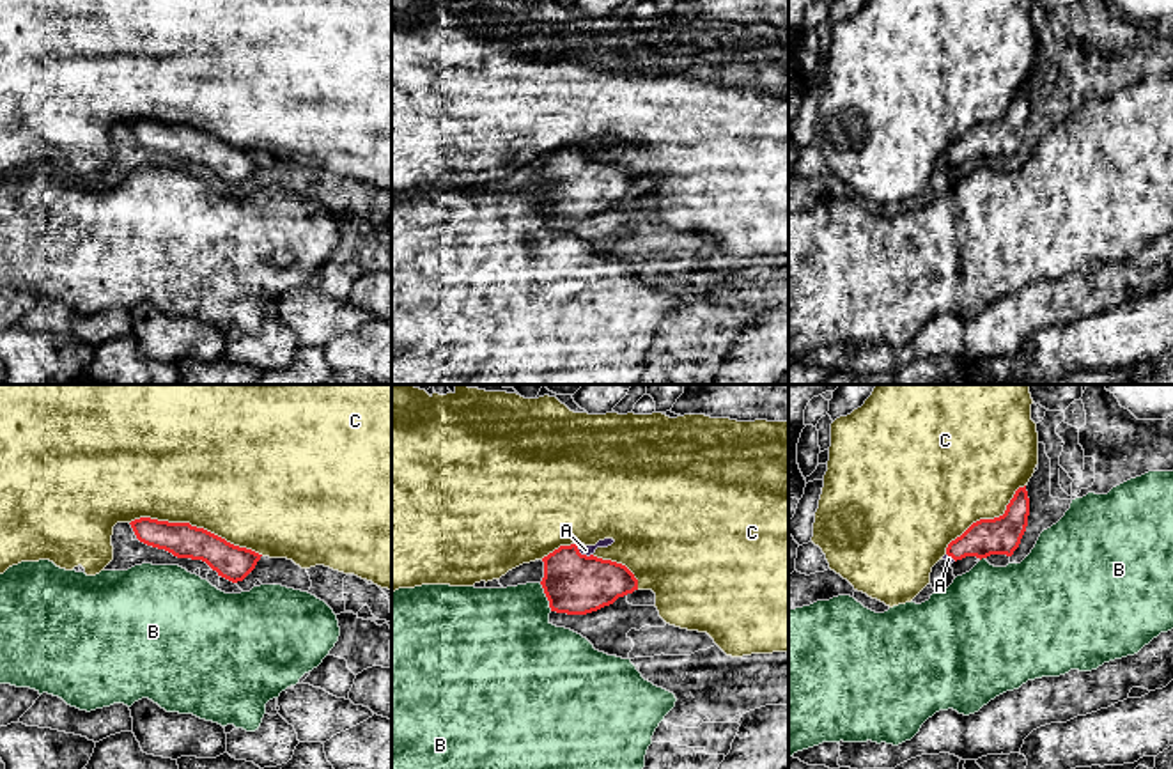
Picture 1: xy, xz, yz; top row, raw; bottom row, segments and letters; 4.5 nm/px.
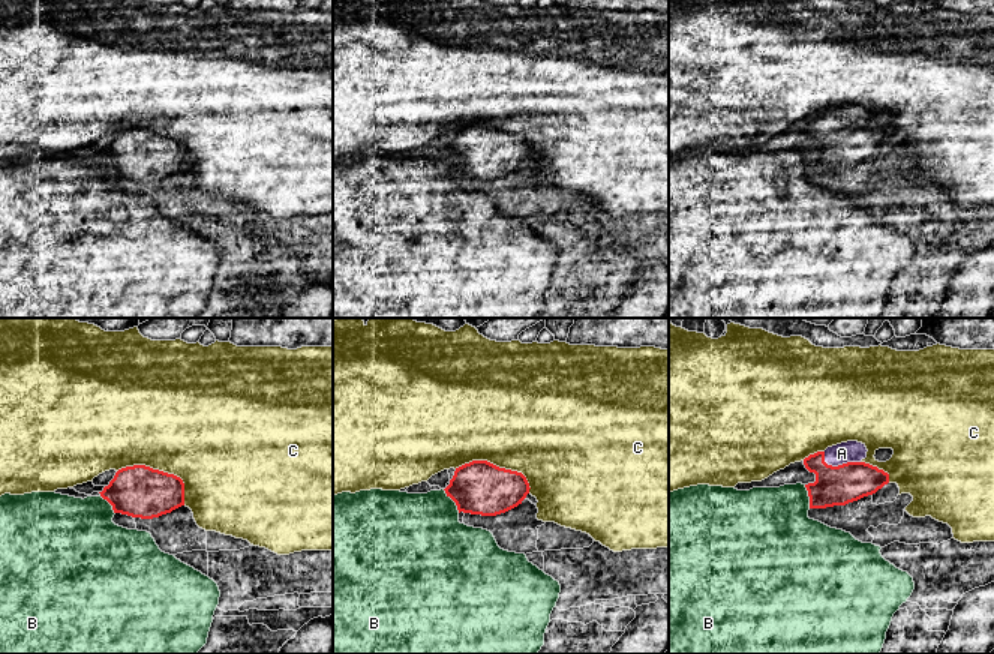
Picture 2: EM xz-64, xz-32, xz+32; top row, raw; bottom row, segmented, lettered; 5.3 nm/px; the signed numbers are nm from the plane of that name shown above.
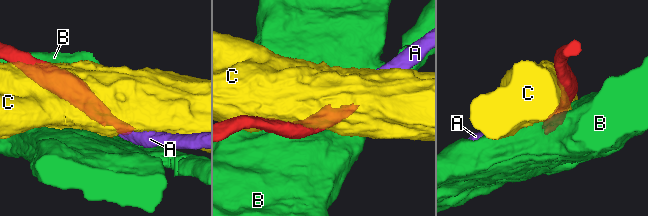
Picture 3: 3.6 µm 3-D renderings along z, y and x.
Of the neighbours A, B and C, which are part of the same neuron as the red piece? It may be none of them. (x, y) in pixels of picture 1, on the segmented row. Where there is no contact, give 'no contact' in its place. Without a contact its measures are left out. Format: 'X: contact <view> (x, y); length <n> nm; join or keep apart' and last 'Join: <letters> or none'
A: contact xz (583, 555); length 90 nm; join
B: contact xz (546, 596); length 140 nm; keep apart
C: contact xy (195, 527); length 650 nm; keep apart
Join: A

